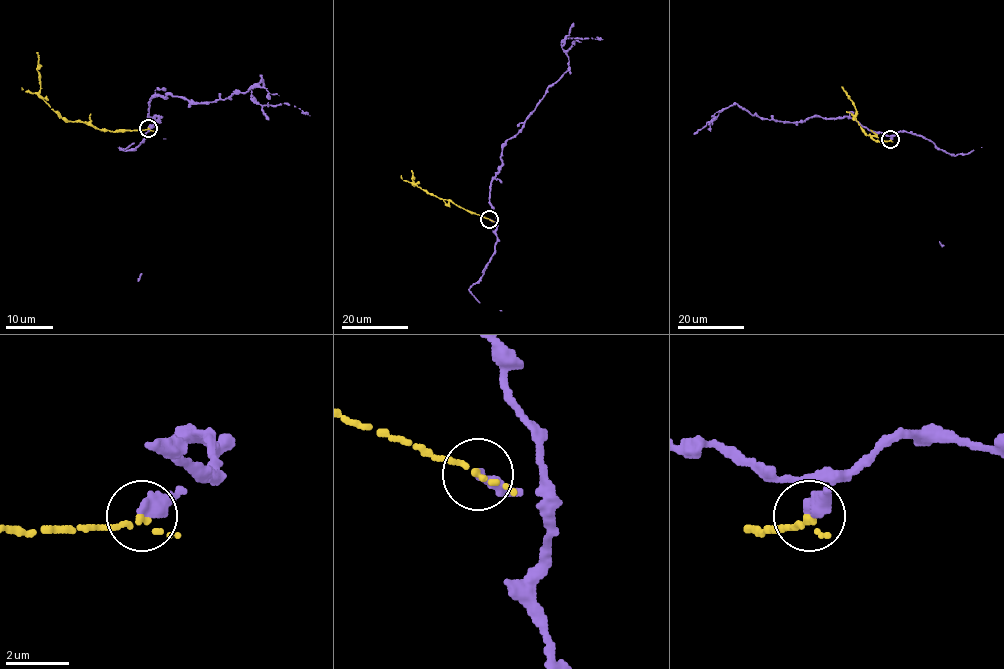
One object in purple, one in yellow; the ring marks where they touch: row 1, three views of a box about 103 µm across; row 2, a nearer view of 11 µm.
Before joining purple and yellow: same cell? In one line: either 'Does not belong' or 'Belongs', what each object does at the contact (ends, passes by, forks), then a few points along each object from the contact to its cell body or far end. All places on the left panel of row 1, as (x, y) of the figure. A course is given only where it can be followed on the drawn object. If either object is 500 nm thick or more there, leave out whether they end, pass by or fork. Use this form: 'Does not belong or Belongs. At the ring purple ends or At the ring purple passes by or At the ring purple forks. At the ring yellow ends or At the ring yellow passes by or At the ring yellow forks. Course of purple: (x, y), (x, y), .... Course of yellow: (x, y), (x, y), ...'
Does not belong. At the ring purple ends. At the ring yellow ends. Course of purple: (149, 127), (153, 96), (208, 103), (262, 76), (258, 104), (309, 115). Course of yellow: (149, 128), (110, 132), (85, 122), (63, 120), (39, 95), (37, 52)

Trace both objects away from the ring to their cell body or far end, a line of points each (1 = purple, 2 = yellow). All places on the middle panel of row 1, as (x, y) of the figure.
1: (490, 219), (496, 220), (490, 187), (501, 165), (502, 145), (568, 69), (561, 44), (566, 39), (602, 39)
2: (490, 219), (414, 185), (411, 170)

